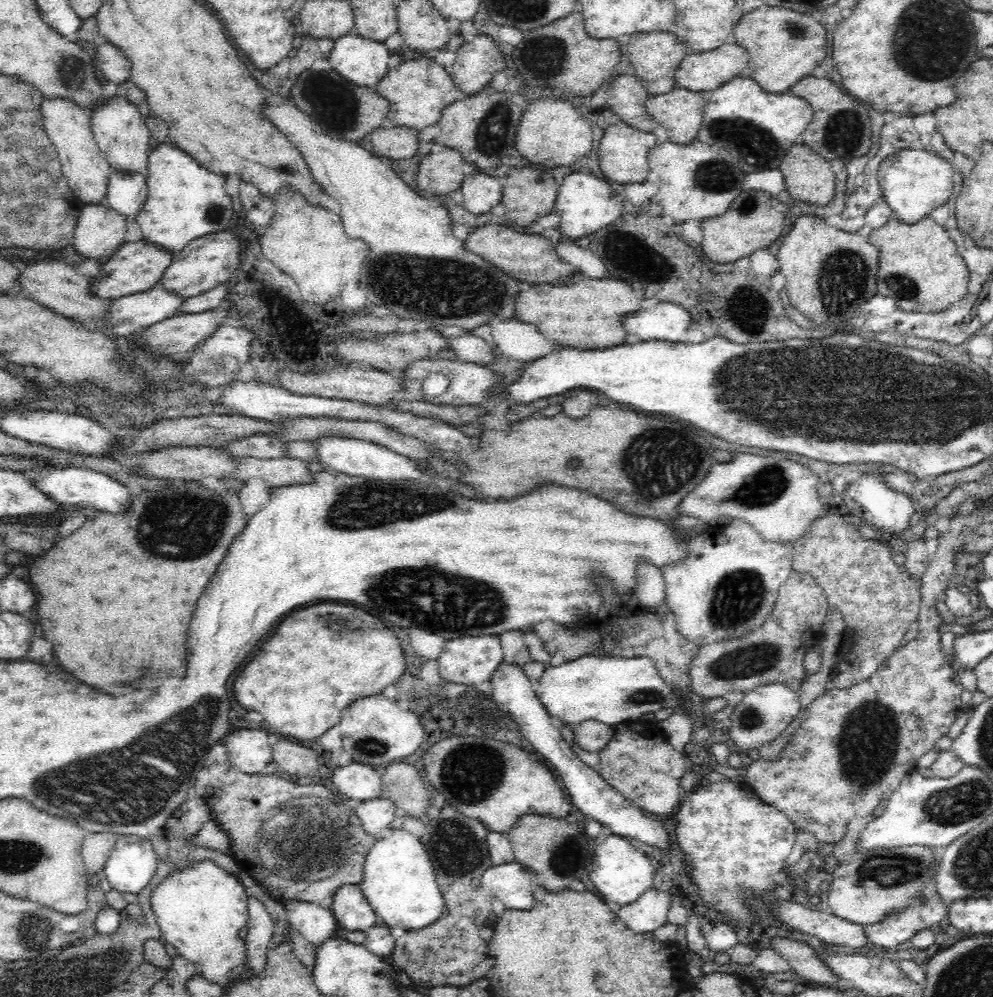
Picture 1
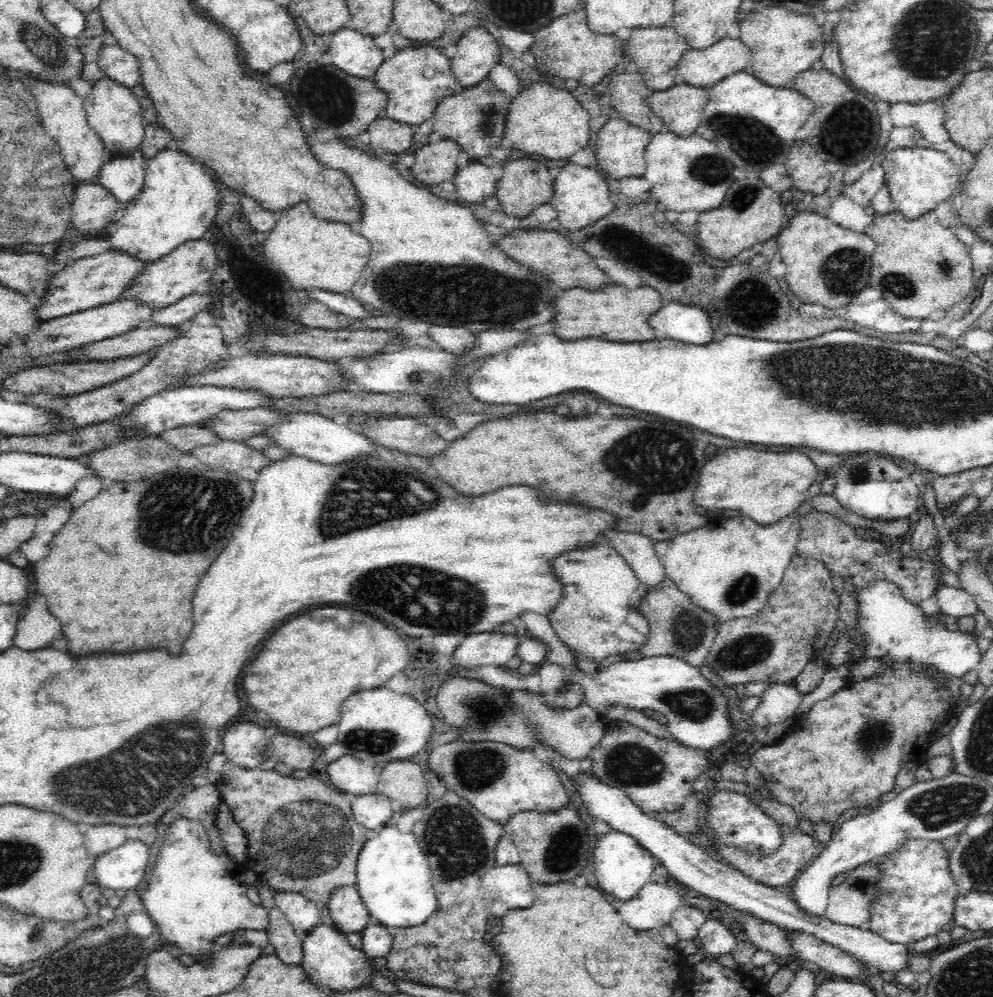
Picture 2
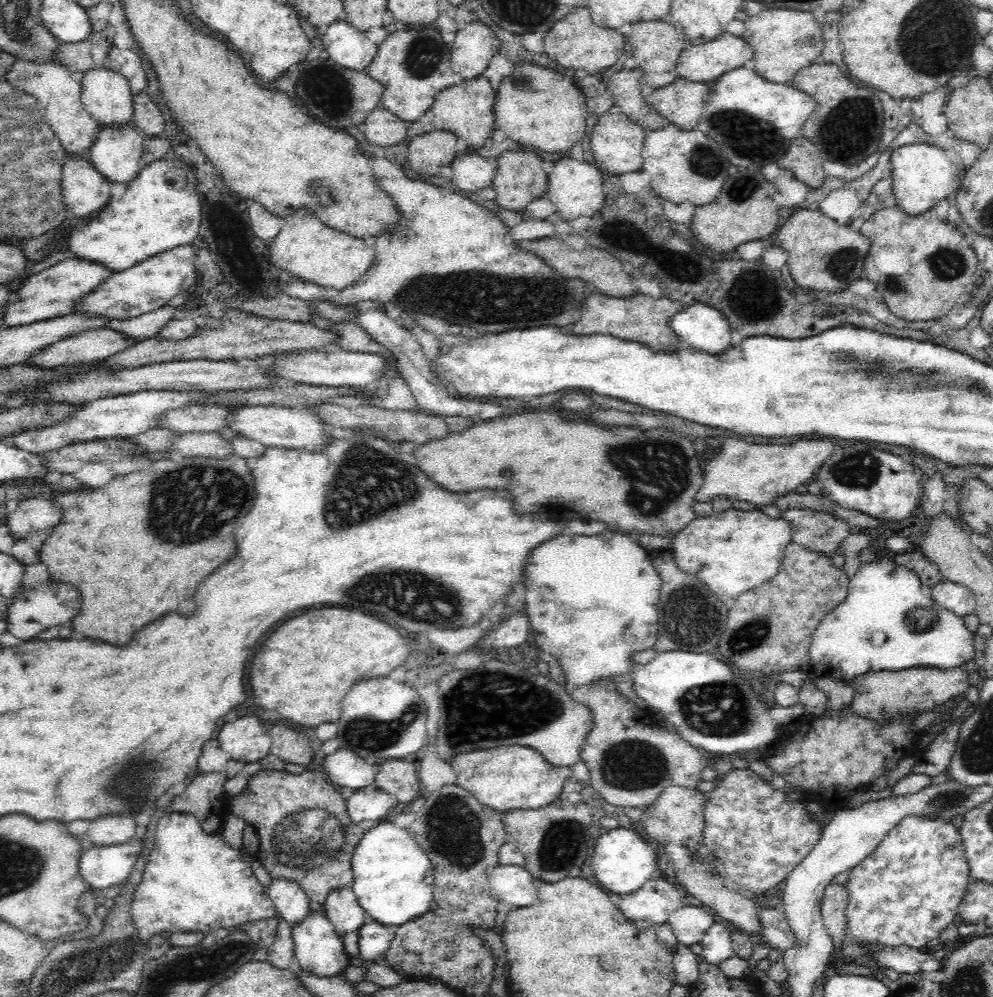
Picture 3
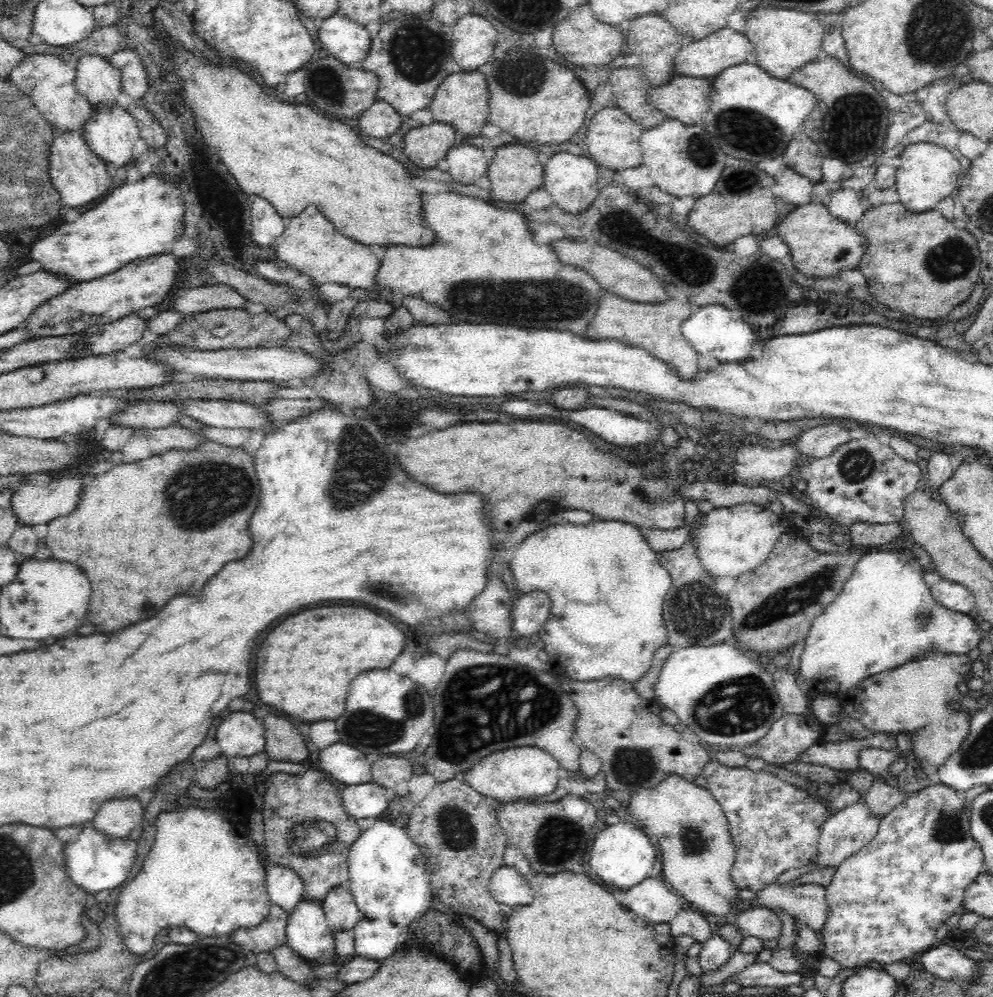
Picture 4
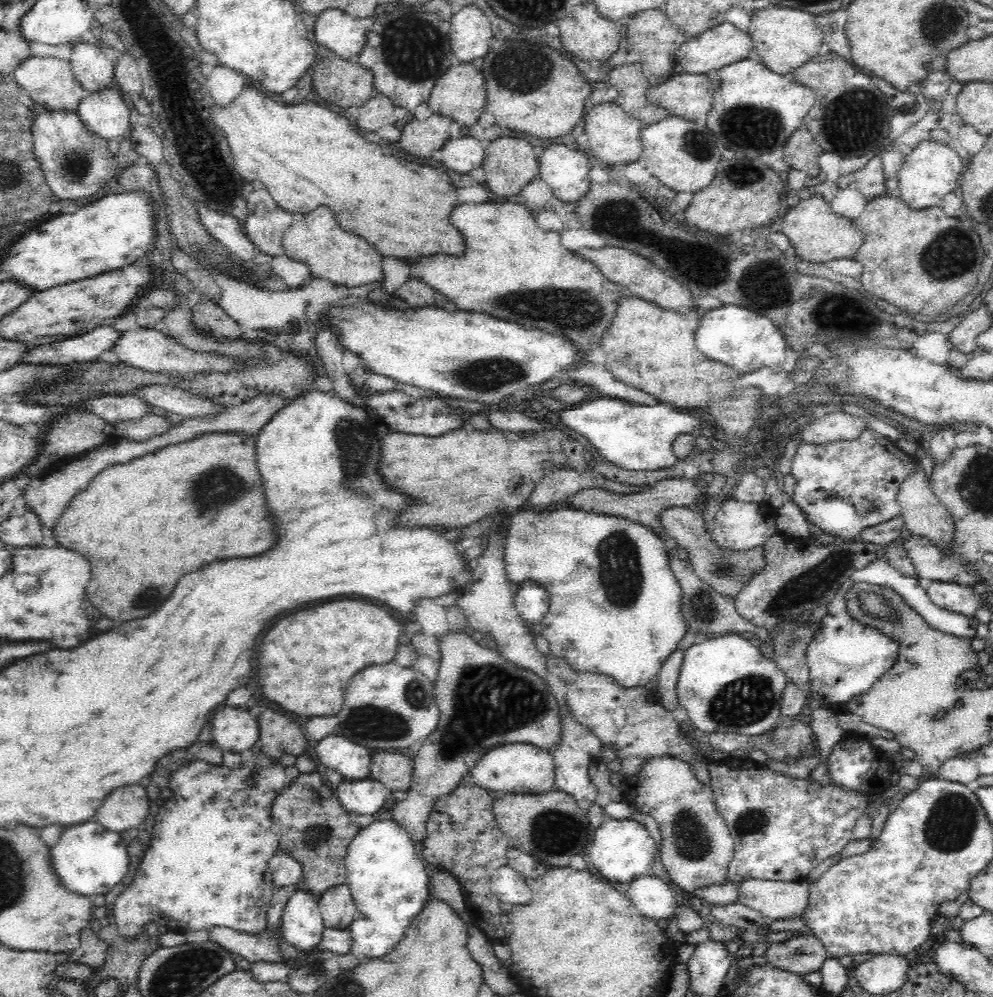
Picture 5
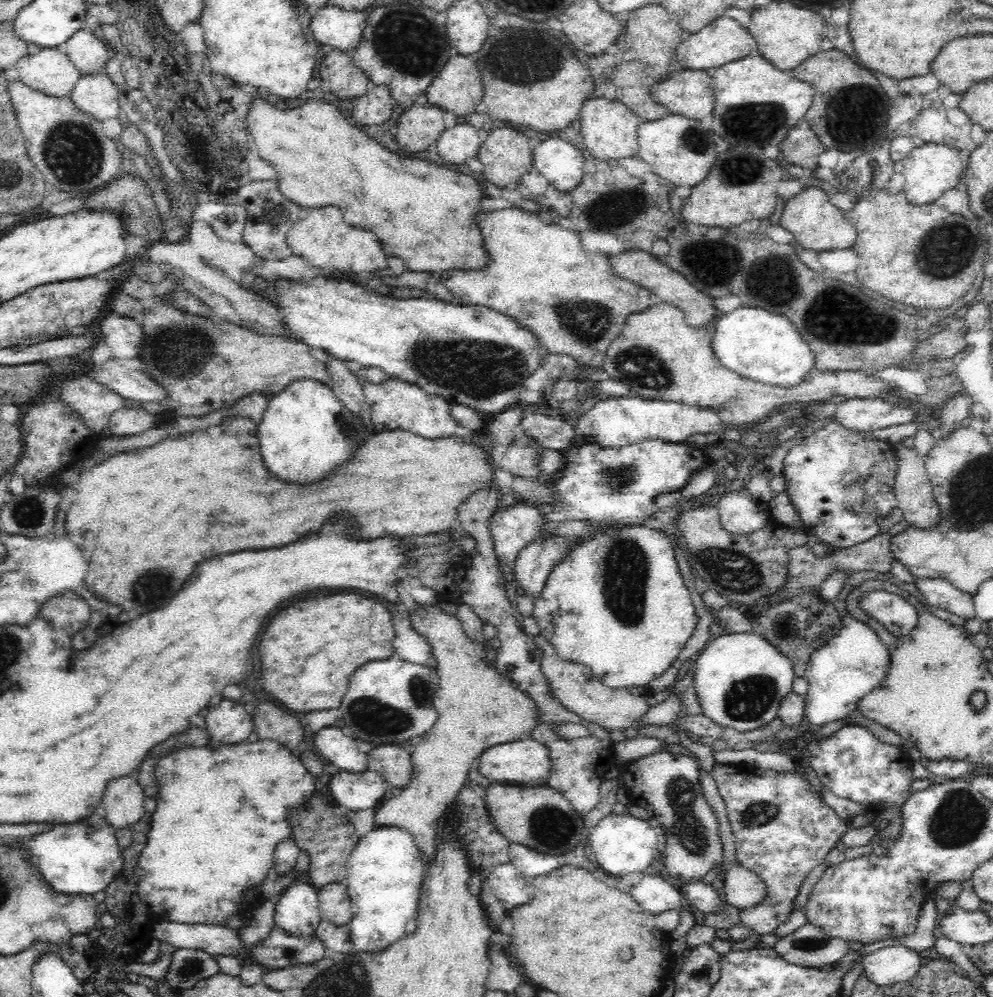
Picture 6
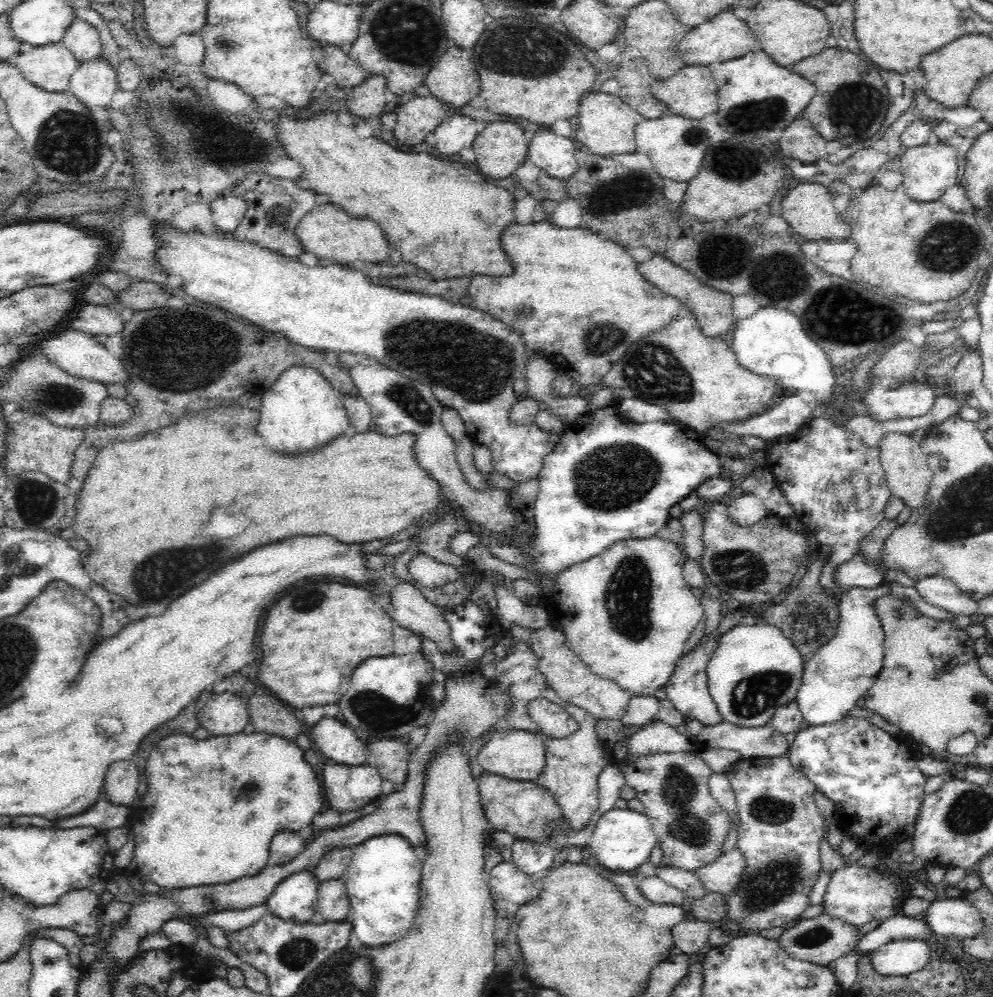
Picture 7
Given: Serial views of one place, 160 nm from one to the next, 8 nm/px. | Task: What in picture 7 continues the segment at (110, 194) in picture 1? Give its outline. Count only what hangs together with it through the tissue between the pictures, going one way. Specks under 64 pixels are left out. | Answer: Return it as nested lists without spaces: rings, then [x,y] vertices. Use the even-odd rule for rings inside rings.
[[[103,56],[84,61],[72,73],[69,90],[88,108],[112,108],[112,96],[116,92],[117,72]]]

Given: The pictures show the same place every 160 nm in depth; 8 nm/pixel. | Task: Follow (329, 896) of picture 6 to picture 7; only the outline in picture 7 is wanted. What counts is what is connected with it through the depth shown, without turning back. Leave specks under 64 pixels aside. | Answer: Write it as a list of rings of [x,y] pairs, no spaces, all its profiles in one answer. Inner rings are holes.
[[[327,880],[317,890],[317,911],[330,922],[344,922],[349,913],[349,898],[343,880]]]

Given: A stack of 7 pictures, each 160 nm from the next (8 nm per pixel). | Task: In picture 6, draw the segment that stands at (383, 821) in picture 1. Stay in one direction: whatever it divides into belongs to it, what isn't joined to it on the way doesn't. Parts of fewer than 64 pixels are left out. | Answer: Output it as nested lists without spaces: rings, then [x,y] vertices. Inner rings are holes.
[[[340,771],[329,779],[330,788],[326,790],[327,795],[335,805],[344,806],[349,811],[376,809],[376,804],[390,788],[379,774],[372,771]]]

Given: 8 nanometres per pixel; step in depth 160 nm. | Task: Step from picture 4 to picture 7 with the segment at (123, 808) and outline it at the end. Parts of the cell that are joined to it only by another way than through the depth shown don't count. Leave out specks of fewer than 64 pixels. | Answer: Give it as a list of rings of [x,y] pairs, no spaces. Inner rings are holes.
[[[132,760],[116,762],[106,772],[106,784],[104,784],[105,796],[112,804],[130,806],[136,798],[138,788],[138,770]]]

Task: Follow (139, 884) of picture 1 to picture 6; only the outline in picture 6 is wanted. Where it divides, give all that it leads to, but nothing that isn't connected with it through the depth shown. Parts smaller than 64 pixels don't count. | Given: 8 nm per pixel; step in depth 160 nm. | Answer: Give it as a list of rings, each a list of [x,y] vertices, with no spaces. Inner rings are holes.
[[[99,812],[91,821],[54,824],[48,834],[22,842],[22,848],[28,852],[29,863],[37,866],[52,891],[66,895],[93,895],[105,890],[123,872],[124,848],[119,846],[115,831]]]

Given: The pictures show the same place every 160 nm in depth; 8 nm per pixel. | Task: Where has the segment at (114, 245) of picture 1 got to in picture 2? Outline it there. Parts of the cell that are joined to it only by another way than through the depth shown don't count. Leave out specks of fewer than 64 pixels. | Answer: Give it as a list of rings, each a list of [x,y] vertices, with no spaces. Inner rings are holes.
[[[97,182],[94,183],[75,183],[74,192],[71,200],[71,230],[76,230],[83,239],[96,239],[98,234],[106,232],[108,226],[115,221],[116,212],[118,212],[118,201],[108,192],[108,189],[102,187]]]

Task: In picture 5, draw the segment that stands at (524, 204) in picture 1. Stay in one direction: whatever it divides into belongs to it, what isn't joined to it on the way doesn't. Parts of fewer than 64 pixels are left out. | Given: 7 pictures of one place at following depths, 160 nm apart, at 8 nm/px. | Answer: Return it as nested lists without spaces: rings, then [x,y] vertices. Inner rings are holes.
[[[499,137],[485,149],[483,158],[485,184],[496,196],[512,196],[521,194],[522,189],[539,176],[539,160],[534,155],[533,147],[525,139],[515,137]]]

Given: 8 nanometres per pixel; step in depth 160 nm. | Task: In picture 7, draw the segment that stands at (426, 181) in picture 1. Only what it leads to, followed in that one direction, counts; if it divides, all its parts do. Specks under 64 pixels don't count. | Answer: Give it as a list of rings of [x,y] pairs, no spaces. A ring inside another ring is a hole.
[[[431,94],[426,97],[415,96],[409,102],[398,104],[394,112],[397,116],[394,137],[400,144],[408,146],[424,142],[424,136],[434,132],[447,117],[442,101]]]

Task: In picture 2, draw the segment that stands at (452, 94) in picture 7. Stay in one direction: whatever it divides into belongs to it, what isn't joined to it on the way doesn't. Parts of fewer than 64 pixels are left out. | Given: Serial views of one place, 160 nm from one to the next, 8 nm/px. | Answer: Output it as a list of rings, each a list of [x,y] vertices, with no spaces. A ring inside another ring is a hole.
[[[486,78],[472,88],[454,93],[437,104],[433,116],[433,130],[442,139],[456,141],[460,150],[468,154],[470,160],[478,161],[488,157],[493,147],[499,146],[505,137],[505,118],[512,99],[496,88],[496,85]]]

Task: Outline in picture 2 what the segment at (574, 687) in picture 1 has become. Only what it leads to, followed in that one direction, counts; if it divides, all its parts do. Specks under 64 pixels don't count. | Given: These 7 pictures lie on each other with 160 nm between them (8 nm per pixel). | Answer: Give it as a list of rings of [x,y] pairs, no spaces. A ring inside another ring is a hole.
[[[649,656],[639,660],[626,660],[612,663],[606,668],[586,672],[575,666],[544,663],[539,669],[541,694],[554,696],[558,692],[569,691],[574,685],[582,689],[581,706],[592,708],[604,716],[607,707],[626,707],[632,710],[654,710],[666,718],[668,730],[683,746],[692,749],[712,750],[720,742],[732,736],[730,706],[720,690],[710,686],[700,670],[690,663],[673,656]]]

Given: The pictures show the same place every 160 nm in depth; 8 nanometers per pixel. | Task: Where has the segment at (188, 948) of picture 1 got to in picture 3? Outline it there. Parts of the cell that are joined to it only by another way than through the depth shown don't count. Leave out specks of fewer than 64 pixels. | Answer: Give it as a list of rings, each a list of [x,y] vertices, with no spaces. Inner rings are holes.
[[[170,810],[159,821],[155,832],[155,846],[140,884],[133,892],[131,904],[132,923],[141,940],[152,935],[166,936],[176,933],[204,933],[218,928],[240,928],[259,920],[278,916],[274,903],[264,893],[264,888],[252,873],[251,865],[240,860],[236,850],[230,850],[220,836],[208,836],[196,824],[195,816],[187,816],[179,810]]]

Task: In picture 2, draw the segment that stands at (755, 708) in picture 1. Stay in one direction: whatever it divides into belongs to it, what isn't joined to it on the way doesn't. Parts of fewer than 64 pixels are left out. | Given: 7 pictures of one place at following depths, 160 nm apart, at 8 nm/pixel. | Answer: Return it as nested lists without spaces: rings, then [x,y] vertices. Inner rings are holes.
[[[770,684],[760,694],[760,704],[750,713],[754,728],[768,729],[775,725],[782,725],[800,707],[803,694],[792,685]]]

